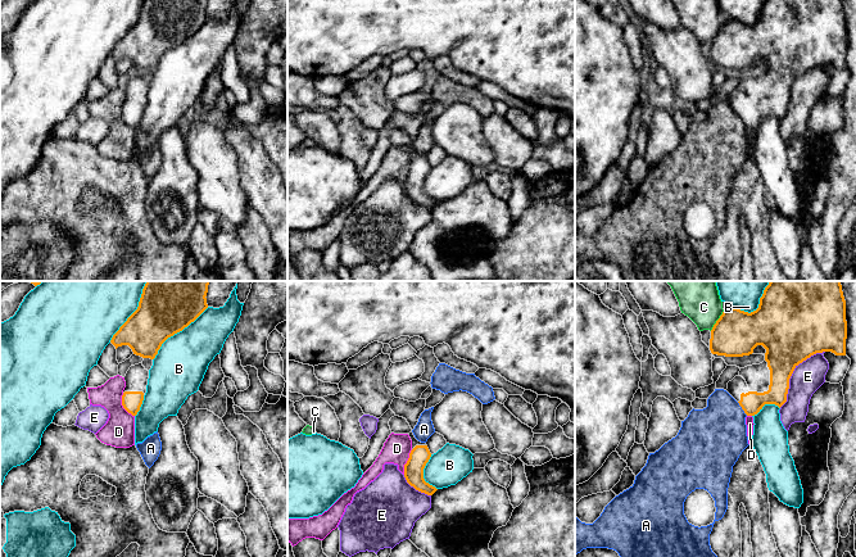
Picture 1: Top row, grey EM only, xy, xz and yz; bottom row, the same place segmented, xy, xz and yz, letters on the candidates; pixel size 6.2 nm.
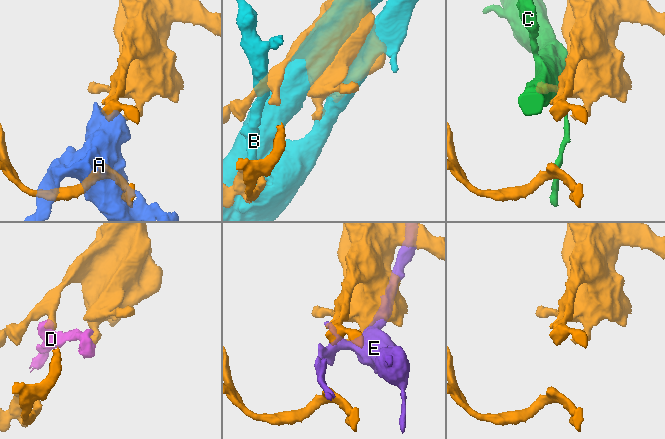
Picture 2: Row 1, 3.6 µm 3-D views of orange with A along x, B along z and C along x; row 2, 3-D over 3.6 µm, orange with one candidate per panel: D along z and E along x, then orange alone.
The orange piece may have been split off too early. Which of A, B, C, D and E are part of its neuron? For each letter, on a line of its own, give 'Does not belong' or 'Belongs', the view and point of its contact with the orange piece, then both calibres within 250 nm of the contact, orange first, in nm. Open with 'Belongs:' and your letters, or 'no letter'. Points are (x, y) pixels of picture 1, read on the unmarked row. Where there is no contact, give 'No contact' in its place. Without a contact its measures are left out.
Belongs: no letter
A: Does not belong. Touches orange at yz (742, 121). Thickness 140 nm (orange) against 380 nm
B: Does not belong. Touches orange at xy (177, 44). Thickness 320 nm (orange) against 320 nm
C: Does not belong. Touches orange at yz (716, 34). Thickness 280 nm (orange) against 220 nm
D: Does not belong. Touches orange at xy (122, 117). Thickness 130 nm (orange) against 200 nm
E: Does not belong. Touches orange at yz (792, 85). Thickness 380 nm (orange) against 190 nm

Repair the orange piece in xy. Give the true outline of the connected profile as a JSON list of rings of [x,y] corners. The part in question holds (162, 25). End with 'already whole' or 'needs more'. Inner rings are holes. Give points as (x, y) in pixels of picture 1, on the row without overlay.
[[[144,0],[137,22],[113,47],[116,59],[128,58],[133,67],[154,72],[162,56],[194,35],[207,21],[208,0]]]; already whole

